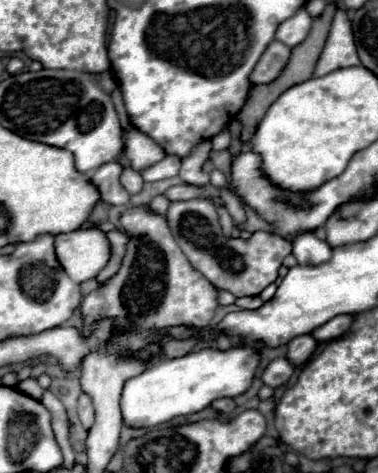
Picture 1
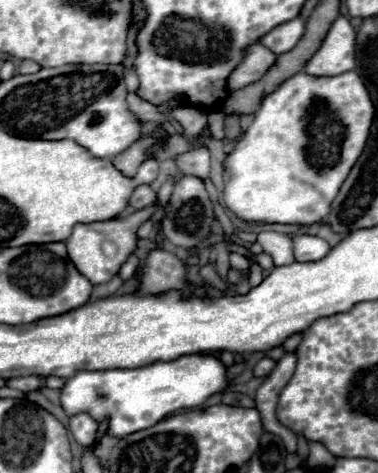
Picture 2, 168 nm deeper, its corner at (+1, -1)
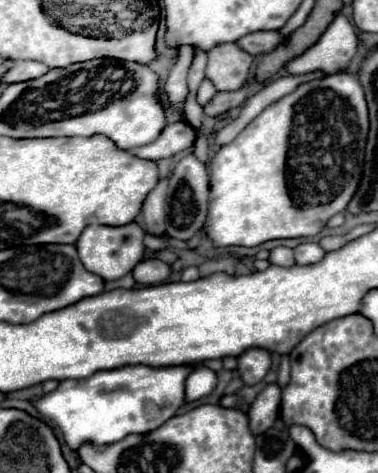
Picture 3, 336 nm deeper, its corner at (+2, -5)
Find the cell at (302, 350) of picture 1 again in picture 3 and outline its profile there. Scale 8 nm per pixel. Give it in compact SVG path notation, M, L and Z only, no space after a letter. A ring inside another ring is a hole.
M270 383L264 391L258 393L254 403L250 405L250 429L254 435L266 433L280 413L280 387L278 383Z

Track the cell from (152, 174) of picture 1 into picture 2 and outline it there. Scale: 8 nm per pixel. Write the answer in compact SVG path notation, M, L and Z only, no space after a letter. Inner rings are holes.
M199 147L199 149L187 151L183 155L177 155L175 163L183 175L197 175L197 177L205 179L209 175L209 149Z

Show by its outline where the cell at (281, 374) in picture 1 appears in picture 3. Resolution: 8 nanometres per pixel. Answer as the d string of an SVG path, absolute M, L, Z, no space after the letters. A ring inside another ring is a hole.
M250 349L238 357L238 371L246 385L260 383L270 369L270 353L264 349Z

